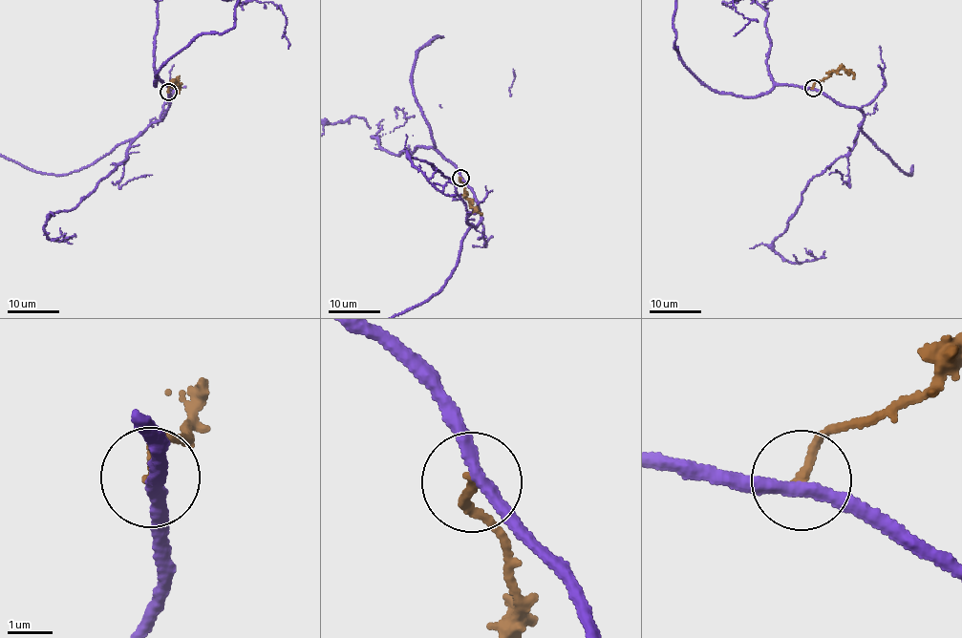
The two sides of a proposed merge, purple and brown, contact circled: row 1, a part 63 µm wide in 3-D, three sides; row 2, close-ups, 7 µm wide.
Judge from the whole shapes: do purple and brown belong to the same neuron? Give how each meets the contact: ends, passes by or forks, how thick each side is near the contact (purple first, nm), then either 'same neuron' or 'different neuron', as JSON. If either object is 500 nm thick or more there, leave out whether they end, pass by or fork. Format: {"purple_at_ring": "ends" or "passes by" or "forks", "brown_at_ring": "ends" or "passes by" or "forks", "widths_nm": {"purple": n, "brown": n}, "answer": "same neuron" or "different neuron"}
{"purple_at_ring": "passes by", "brown_at_ring": "ends", "widths_nm": {"purple": 280, "brown": 200}, "answer": "different neuron"}

